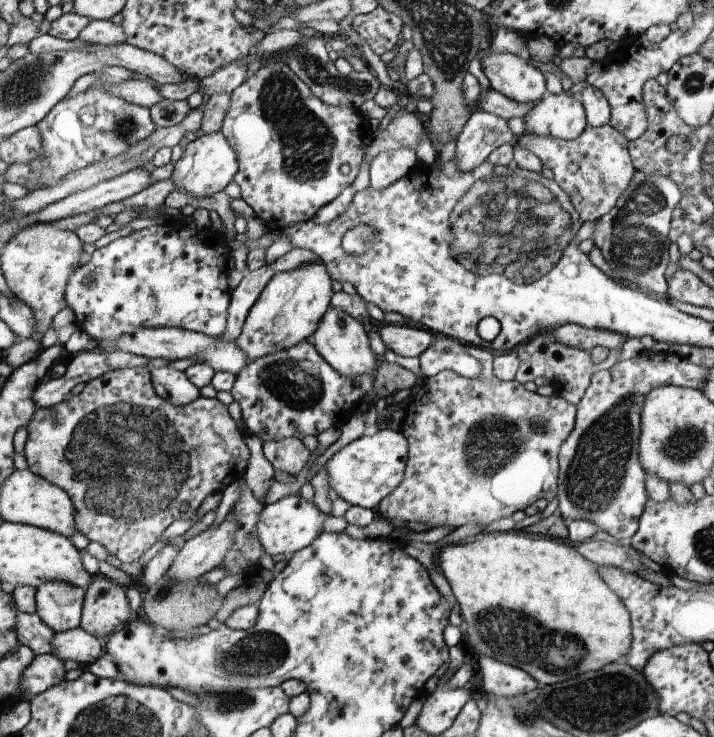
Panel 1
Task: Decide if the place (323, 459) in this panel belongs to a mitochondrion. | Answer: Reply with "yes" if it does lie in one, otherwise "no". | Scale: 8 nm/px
no

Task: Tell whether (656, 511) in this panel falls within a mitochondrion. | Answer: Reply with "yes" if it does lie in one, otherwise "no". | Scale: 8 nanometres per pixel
no

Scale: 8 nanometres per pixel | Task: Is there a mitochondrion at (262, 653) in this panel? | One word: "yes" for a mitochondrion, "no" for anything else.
yes

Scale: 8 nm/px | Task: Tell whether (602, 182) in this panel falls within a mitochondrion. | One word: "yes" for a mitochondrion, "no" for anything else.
yes

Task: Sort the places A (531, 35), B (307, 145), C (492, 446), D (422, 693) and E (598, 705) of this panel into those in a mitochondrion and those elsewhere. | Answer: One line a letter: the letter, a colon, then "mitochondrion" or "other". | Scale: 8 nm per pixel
A: other
B: mitochondrion
C: mitochondrion
D: other
E: mitochondrion

